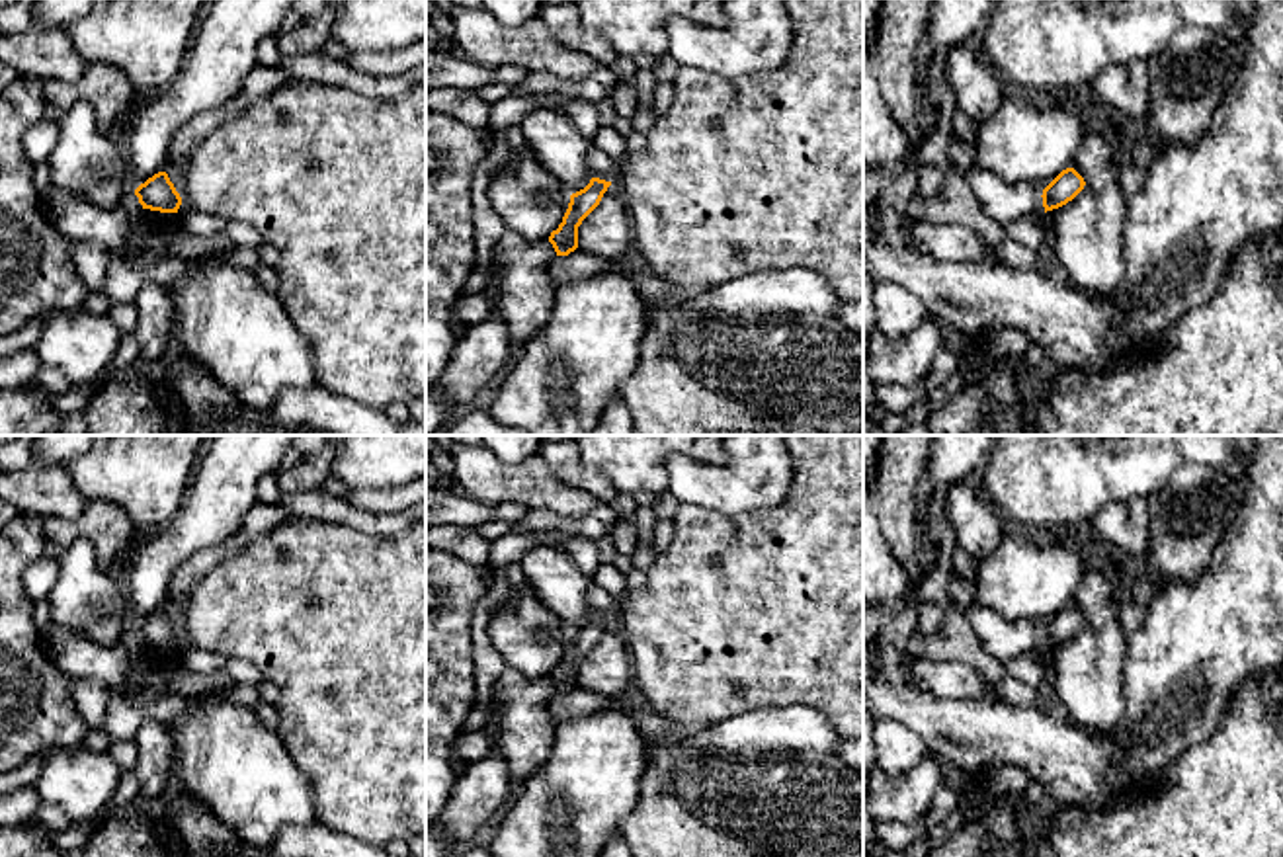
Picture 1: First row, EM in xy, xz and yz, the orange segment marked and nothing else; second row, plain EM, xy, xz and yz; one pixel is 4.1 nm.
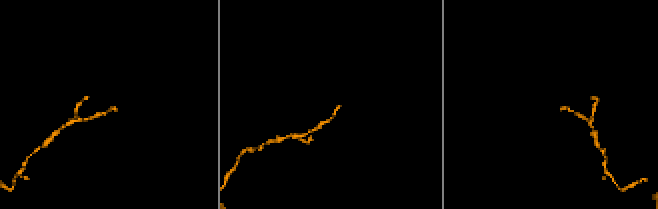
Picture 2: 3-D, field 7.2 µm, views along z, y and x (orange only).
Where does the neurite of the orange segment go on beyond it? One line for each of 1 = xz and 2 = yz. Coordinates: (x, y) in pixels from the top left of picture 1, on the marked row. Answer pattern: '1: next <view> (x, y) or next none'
1: next none
2: next none

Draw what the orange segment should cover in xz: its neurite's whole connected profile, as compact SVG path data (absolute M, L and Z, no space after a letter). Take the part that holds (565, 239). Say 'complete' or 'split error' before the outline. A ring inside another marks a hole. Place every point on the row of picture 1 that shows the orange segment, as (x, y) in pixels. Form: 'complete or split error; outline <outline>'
complete; outline M592 178L584 189L570 195L562 223L549 236L557 256L568 256L578 248L578 226L600 205L609 185L611 182Z

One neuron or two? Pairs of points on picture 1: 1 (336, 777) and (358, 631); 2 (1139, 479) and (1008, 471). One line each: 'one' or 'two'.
1: one
2: one

